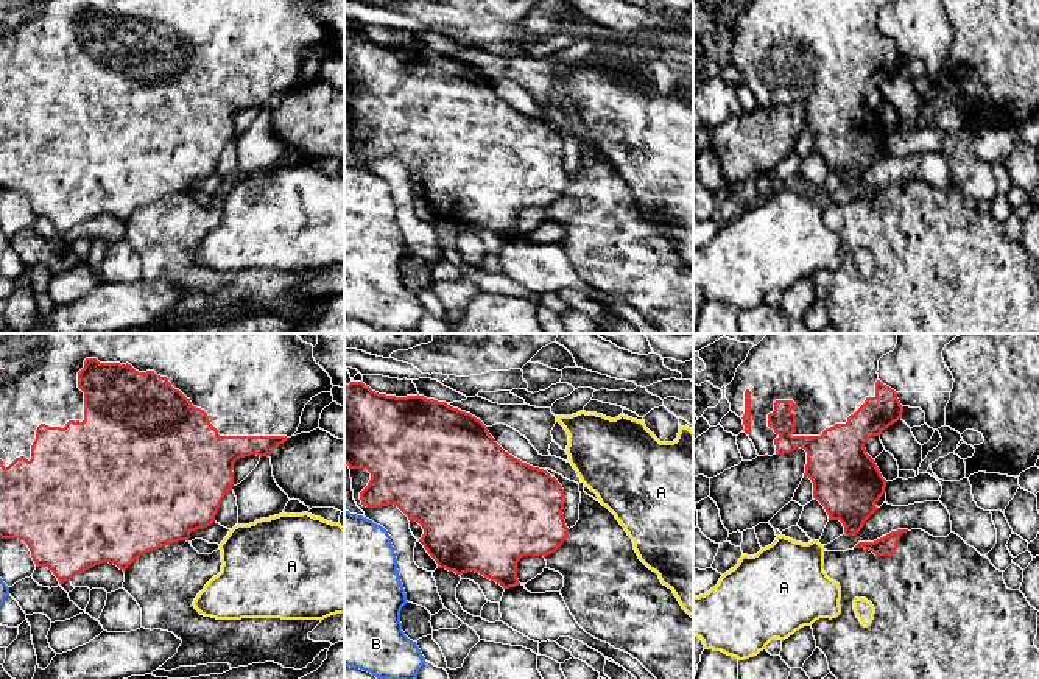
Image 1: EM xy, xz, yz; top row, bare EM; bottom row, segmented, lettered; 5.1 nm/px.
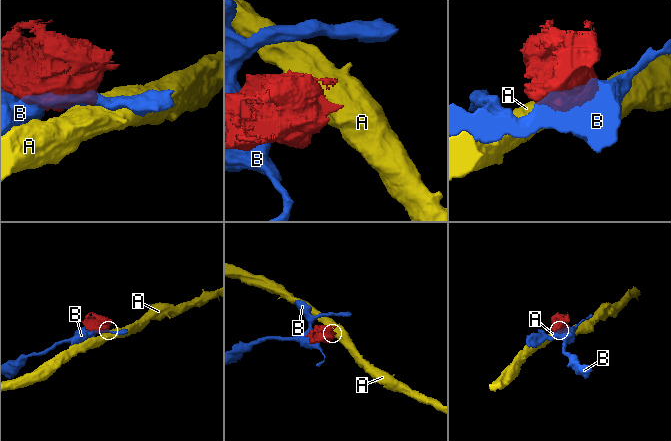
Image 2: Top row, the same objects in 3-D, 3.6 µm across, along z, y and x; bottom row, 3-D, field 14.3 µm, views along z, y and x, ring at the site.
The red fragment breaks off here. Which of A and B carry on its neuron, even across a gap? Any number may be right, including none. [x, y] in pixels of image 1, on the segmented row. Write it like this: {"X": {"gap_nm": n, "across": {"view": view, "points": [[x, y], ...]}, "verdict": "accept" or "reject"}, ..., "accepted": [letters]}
{"A": {"gap_nm": 100, "across": {"view": "xy", "points": [[214, 520], [229, 531]]}, "verdict": "accept"}, "B": {"gap_nm": 50, "across": {"view": "xz", "points": [[366, 506], [362, 516]]}, "verdict": "reject"}, "accepted": ["A"]}

